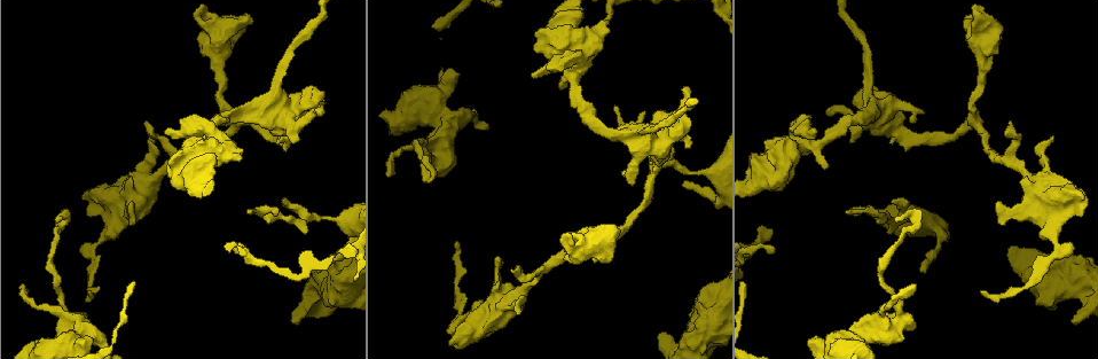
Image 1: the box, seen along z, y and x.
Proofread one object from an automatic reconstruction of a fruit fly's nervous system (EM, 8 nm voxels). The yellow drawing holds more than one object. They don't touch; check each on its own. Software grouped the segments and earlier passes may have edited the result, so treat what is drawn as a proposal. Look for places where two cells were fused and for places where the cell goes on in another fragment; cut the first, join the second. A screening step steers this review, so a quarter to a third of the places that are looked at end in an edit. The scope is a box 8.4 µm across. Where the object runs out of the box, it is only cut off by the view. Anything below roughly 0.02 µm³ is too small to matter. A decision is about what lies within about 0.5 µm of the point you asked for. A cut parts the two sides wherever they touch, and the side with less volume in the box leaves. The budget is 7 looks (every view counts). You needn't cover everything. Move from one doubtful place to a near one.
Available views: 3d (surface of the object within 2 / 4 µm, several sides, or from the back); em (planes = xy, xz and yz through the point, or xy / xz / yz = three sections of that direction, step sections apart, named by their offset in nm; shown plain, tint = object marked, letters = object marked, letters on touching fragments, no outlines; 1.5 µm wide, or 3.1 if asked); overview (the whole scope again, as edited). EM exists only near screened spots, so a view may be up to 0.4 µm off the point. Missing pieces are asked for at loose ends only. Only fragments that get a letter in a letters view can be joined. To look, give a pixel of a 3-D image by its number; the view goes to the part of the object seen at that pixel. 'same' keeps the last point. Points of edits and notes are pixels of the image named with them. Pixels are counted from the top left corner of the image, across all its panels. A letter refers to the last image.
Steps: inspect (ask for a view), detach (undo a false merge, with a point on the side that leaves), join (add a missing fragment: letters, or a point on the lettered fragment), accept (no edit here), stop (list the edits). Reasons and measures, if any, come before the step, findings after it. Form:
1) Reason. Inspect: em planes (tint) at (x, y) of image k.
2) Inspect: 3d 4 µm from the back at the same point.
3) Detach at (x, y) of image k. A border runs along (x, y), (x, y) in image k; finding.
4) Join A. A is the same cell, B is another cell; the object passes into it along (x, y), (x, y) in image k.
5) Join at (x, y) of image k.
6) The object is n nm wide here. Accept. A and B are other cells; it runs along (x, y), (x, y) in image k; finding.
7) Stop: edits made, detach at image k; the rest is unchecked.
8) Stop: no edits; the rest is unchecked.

Free end. Inspect: 3d 4 µm from the back at (455, 71) of image 1.

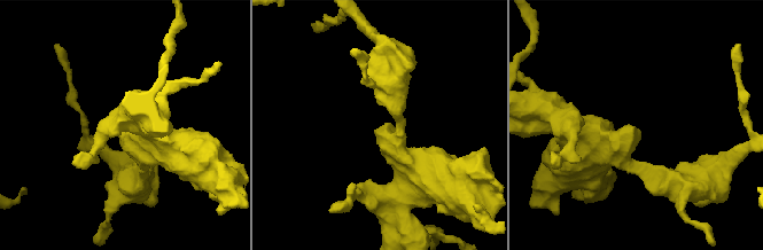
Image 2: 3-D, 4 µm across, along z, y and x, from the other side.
Shape alone is not enough. Inspect: em planes (tint) at (378, 130) of image 2.

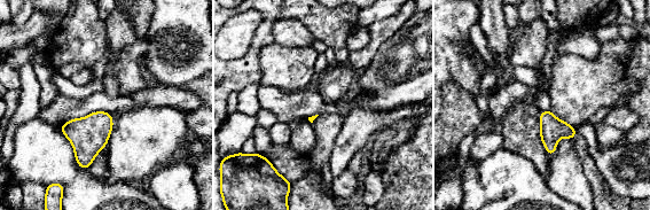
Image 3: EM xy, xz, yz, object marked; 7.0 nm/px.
See the neighbours. Inspect: em planes (letters) at the same point.

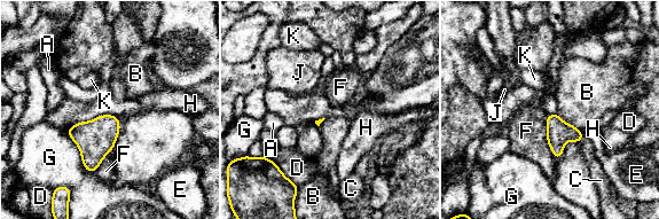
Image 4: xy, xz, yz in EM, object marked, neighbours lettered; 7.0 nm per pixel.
Accept. A, B, C, D, E, F, G, H, J and K are other cells; a border runs along (546, 115), (546, 140), (555, 158) in image 4; none of them fits.

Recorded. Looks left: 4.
Sharp bend. Inspect: em 3.1 µm planes (letters) at (96, 197) of image 1.

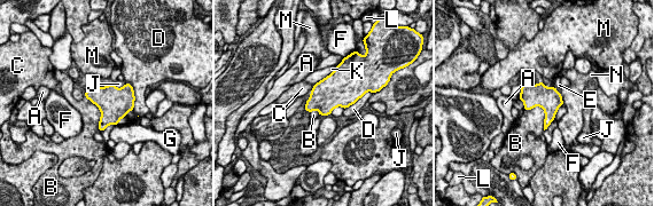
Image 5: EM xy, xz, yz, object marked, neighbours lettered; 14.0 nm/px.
Accept. A, B, C, D, E, F, G, J, K, L, M and N are other cells; one cell here.

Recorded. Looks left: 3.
Free end. Inspect: em planes (letters) at (921, 272) of image 1.

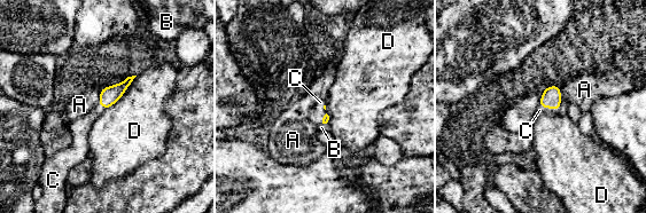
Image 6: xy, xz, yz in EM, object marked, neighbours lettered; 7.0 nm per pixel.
The longest contact is with D, 340 nm. Join C. C is the same cell, A, B and D are other cells; it goes on there.

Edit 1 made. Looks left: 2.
Stop: edits made, join at image 6; the rest is unchecked.

